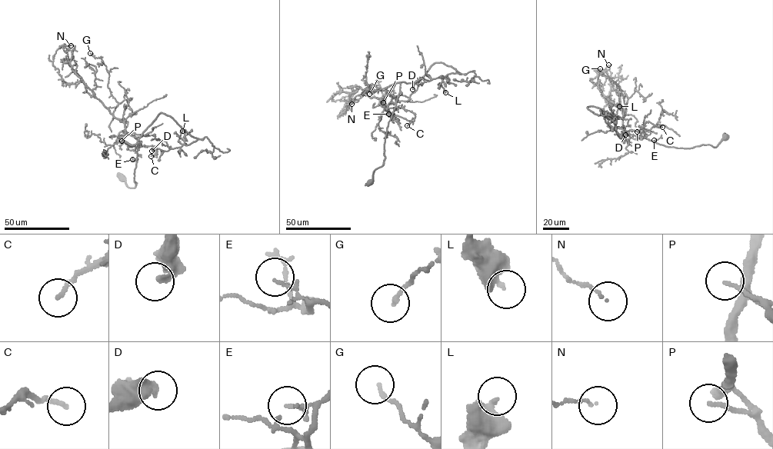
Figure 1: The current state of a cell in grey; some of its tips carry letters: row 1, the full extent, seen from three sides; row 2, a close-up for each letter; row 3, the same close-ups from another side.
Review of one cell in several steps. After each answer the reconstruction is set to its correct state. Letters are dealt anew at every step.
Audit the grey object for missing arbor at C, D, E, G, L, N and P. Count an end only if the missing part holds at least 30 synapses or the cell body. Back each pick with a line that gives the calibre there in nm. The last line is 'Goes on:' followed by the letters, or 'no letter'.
Goes on: no letter

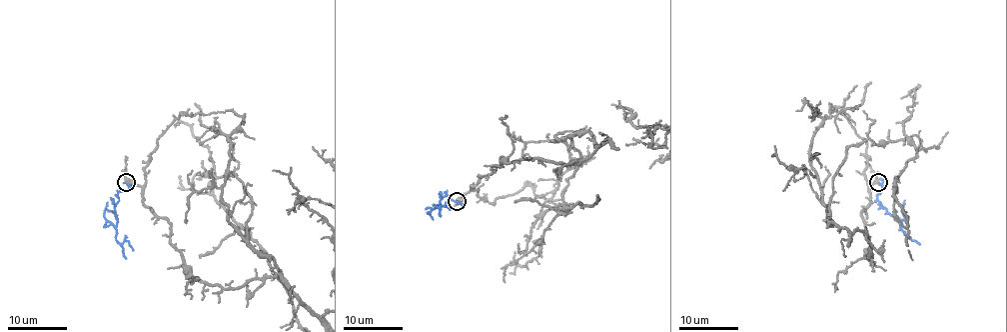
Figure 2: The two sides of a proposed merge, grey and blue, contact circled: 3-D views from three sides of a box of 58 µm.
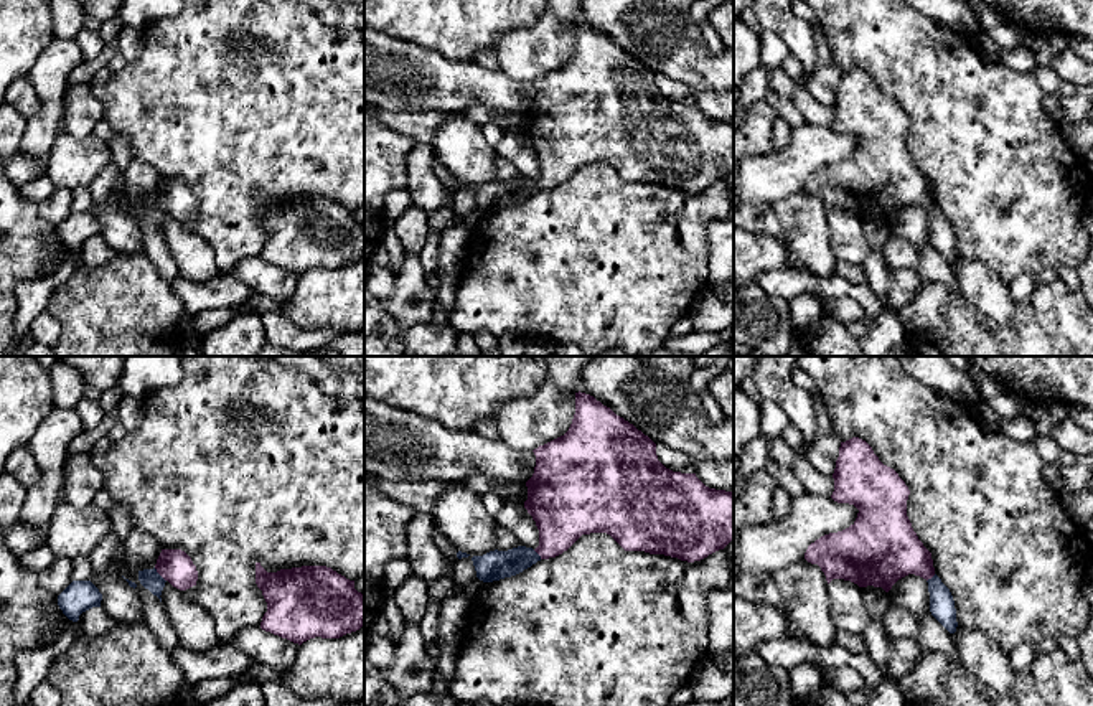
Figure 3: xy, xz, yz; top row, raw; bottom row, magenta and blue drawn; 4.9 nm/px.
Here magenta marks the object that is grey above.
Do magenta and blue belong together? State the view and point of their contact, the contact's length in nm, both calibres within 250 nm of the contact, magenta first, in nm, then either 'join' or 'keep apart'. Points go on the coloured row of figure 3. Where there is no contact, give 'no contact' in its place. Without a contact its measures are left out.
meets magenta in xy at (159, 573); contact 90 nm long; 160 nm thick on the magenta side, 100 nm on the other; keep apart

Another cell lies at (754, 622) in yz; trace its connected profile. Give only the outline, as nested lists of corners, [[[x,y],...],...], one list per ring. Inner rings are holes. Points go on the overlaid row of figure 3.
[[[734,597],[734,655],[786,633],[786,617],[773,605]]]

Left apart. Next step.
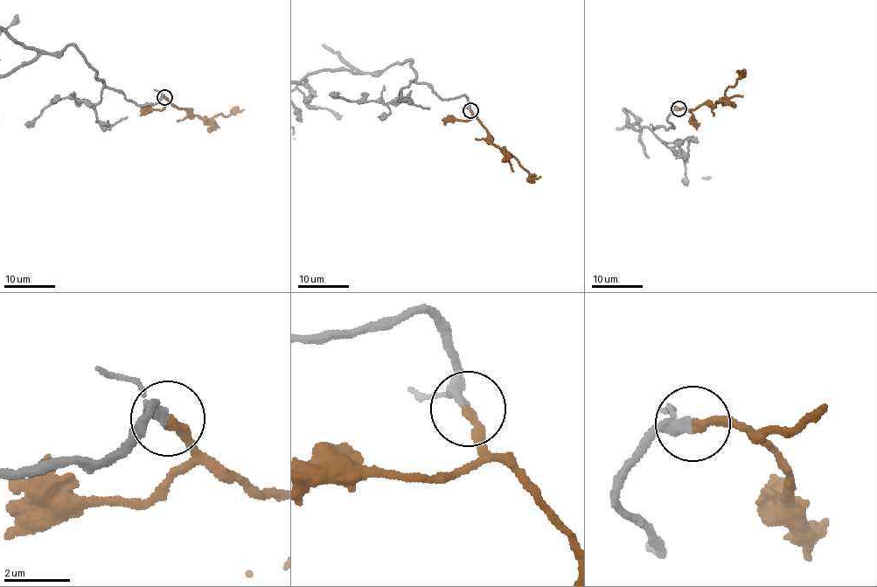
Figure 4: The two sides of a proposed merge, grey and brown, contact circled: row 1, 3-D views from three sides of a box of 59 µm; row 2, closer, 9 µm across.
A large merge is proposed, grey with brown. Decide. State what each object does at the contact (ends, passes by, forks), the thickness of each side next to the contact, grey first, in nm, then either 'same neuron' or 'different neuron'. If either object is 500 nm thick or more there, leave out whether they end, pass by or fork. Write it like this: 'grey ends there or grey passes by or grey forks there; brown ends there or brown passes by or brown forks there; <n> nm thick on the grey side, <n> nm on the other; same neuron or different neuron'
grey passes by; brown ends there; 220 nm thick on the grey side, 260 nm on the other; same neuron

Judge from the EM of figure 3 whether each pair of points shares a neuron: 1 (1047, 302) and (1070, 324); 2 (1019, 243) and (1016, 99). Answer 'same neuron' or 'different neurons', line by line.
1: same neuron
2: same neuron

